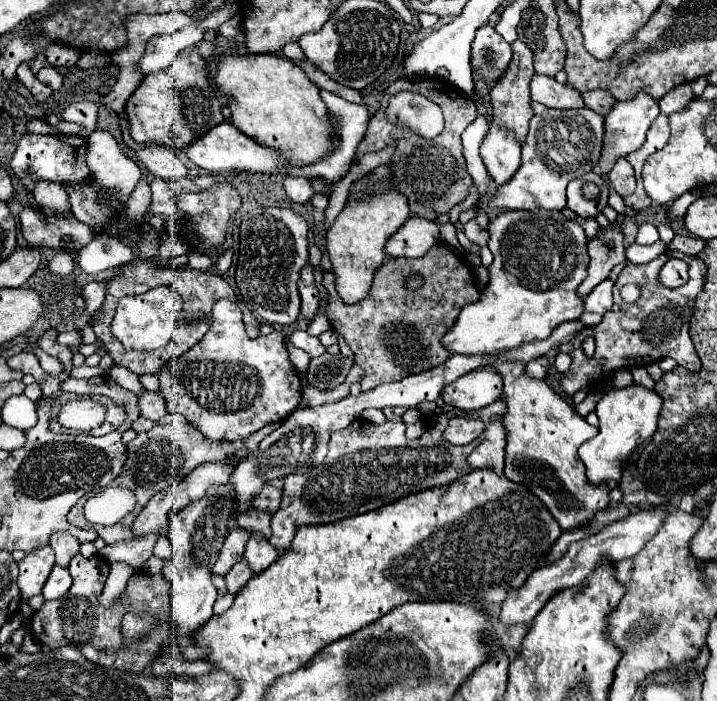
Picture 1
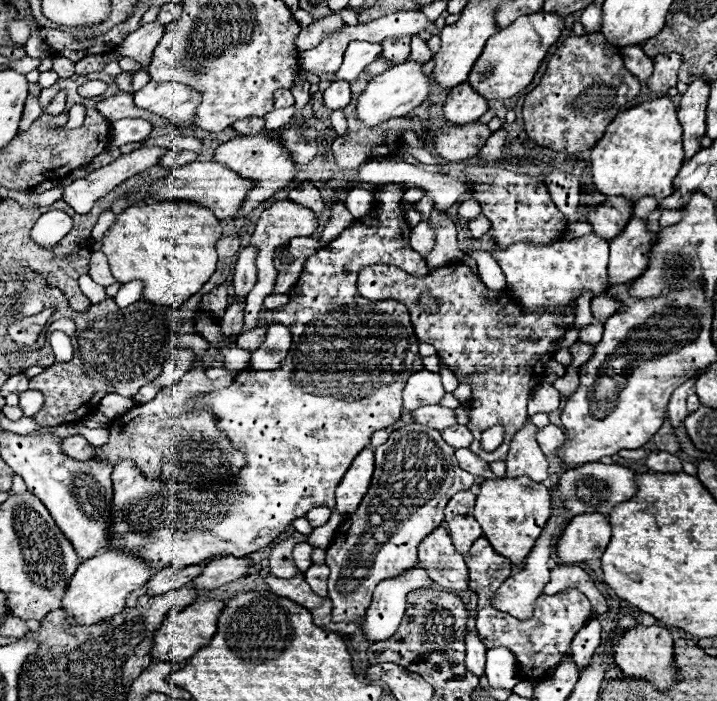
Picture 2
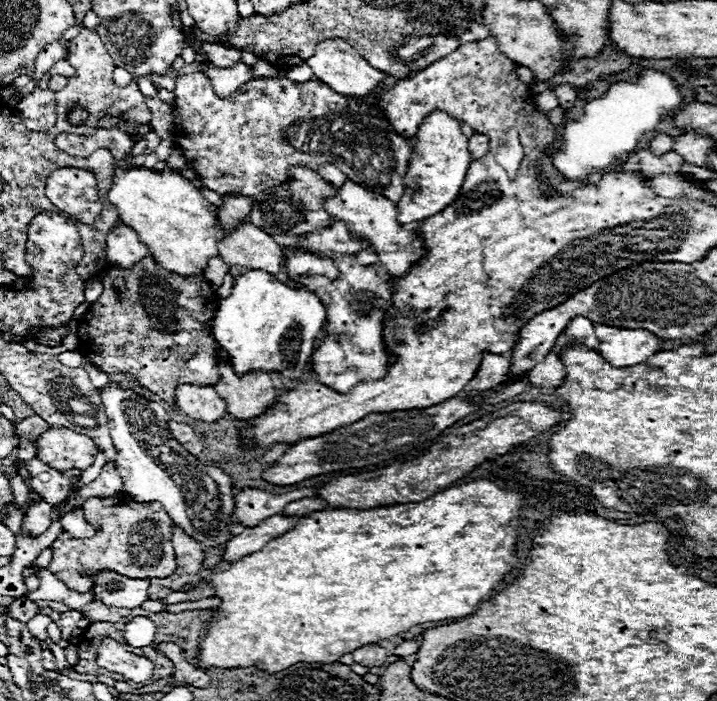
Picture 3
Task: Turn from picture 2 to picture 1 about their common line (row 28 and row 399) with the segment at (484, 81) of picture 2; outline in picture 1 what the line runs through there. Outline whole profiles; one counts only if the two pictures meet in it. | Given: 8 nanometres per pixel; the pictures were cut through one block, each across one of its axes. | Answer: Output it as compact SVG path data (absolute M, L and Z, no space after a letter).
M498 360L492 366L502 376L502 400L506 404L506 412L502 414L502 424L508 434L504 476L512 482L524 484L534 496L538 496L564 532L584 526L586 518L592 518L598 510L608 506L610 488L606 484L588 484L584 464L578 458L578 448L596 436L598 428L578 416L578 412L544 380L530 378L524 362Z

